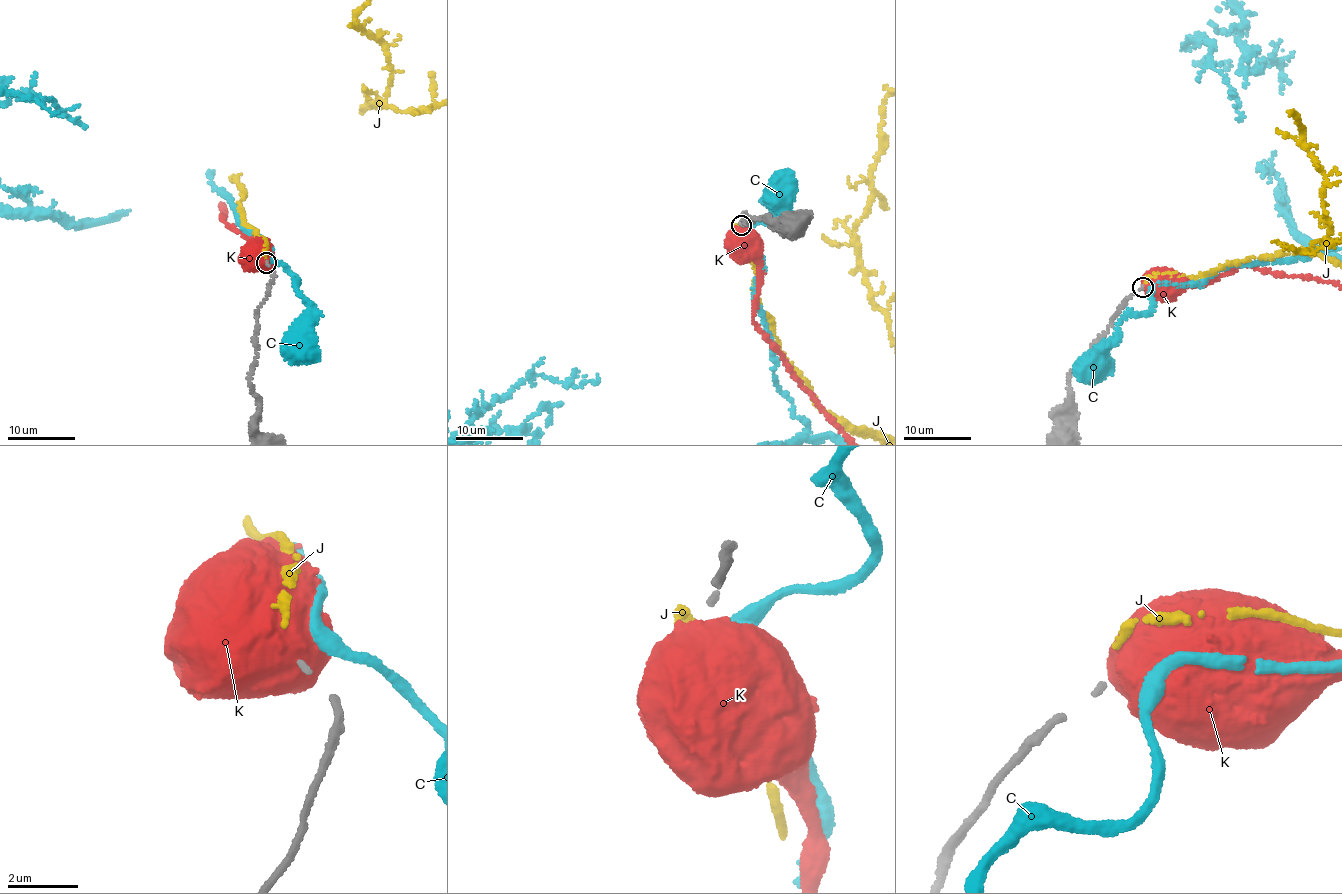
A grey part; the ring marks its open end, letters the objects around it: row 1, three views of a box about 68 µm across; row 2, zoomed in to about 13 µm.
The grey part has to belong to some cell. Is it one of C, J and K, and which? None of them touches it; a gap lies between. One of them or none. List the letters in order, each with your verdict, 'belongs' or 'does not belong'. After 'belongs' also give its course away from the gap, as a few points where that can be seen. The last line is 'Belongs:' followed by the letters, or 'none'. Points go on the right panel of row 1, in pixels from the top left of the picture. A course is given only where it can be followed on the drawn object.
C: does not belong
J: belongs
K: does not belong
Belongs: J

